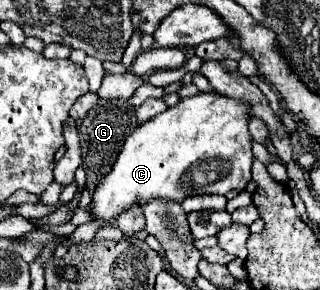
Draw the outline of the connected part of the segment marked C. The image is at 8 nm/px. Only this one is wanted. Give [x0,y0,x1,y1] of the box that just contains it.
[90,92,252,222]

